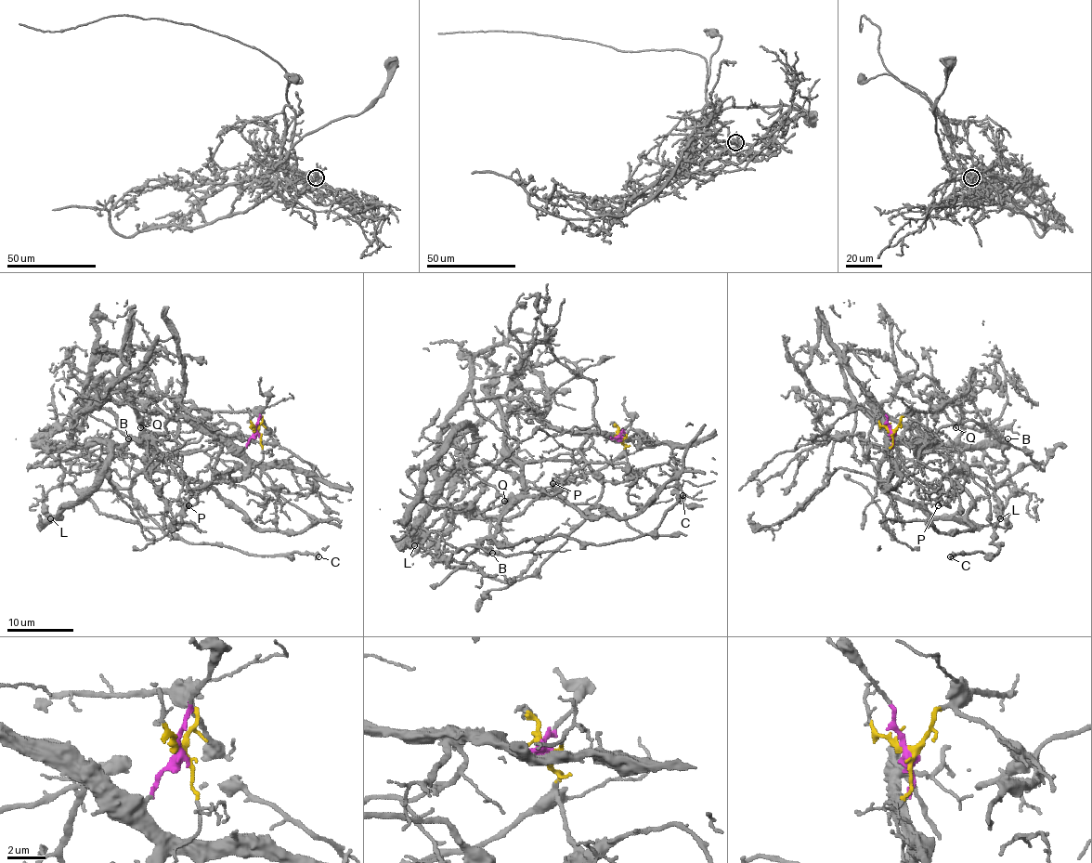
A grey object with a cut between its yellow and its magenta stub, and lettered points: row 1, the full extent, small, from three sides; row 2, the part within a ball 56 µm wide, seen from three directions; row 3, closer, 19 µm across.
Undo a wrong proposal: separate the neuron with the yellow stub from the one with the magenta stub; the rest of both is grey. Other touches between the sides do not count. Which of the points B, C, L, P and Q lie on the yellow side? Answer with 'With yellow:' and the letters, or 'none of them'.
With yellow: B, L, Q

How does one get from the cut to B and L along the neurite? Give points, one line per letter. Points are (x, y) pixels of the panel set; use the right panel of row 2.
B: (892, 431), (907, 414), (955, 400), (972, 369), (968, 396), (987, 439), (987, 472), (1007, 463), (1007, 439)
L: (892, 431), (913, 411), (955, 400), (972, 369), (968, 398), (987, 439), (982, 464), (997, 486), (1001, 519)

